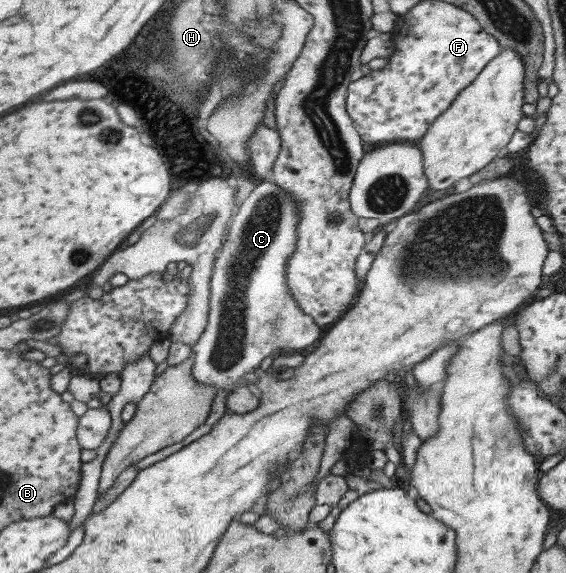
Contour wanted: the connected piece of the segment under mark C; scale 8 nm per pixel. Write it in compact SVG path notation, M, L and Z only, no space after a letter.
M260 182L236 210L227 226L225 244L222 244L212 266L207 327L192 345L191 372L197 382L216 386L217 392L226 390L245 374L257 370L267 356L278 355L281 350L309 350L321 338L321 328L311 316L301 312L287 286L287 261L297 247L297 223L297 203L273 182Z

